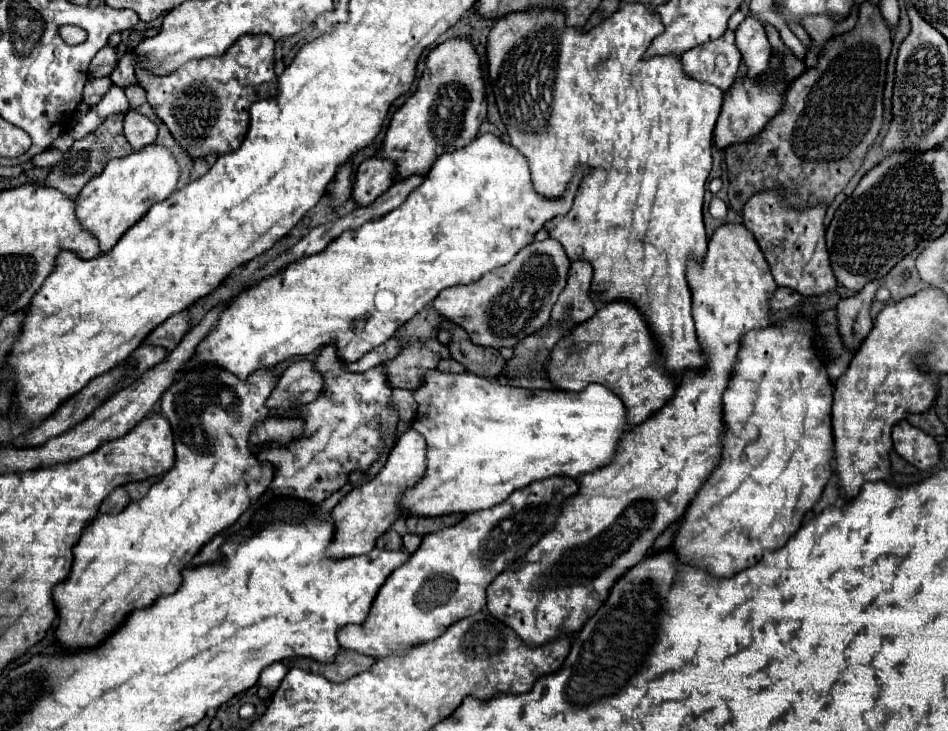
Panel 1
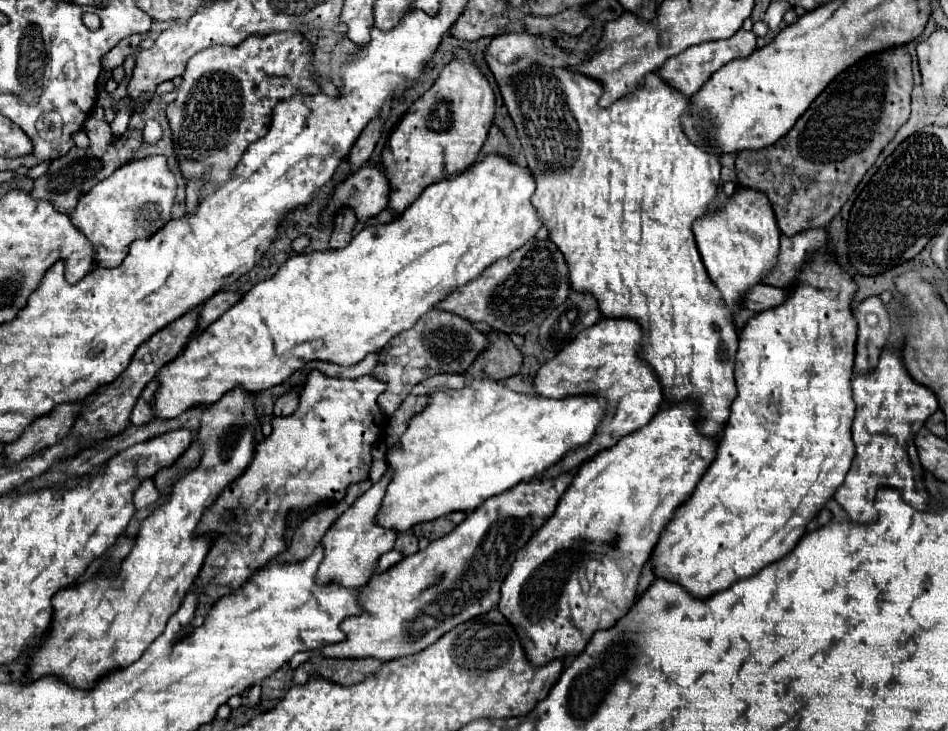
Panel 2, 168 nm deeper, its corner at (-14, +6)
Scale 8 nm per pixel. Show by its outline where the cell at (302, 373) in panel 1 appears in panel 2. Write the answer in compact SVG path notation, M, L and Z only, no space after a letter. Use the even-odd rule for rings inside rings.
M292 388L290 392L282 394L276 404L274 404L274 414L276 416L290 416L296 410L296 388Z

